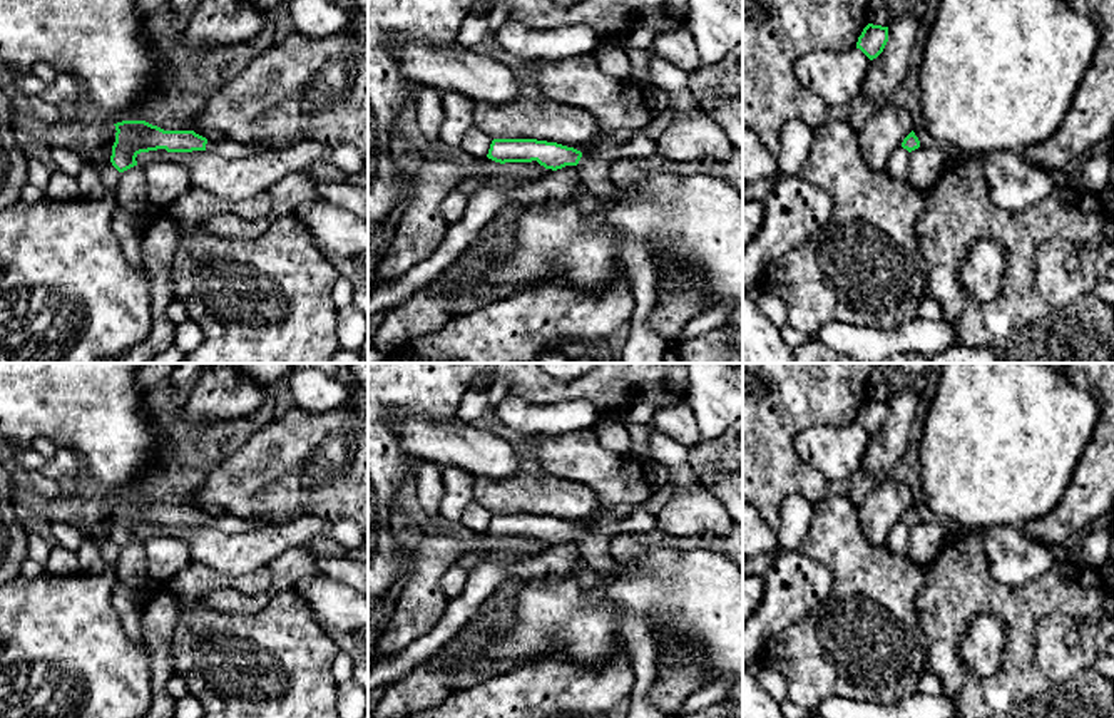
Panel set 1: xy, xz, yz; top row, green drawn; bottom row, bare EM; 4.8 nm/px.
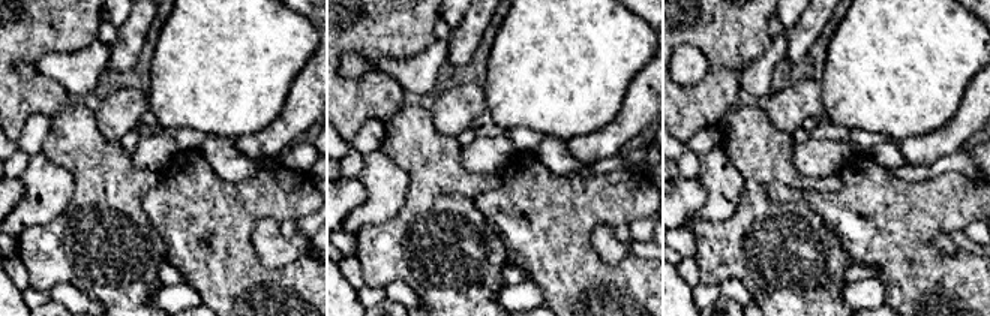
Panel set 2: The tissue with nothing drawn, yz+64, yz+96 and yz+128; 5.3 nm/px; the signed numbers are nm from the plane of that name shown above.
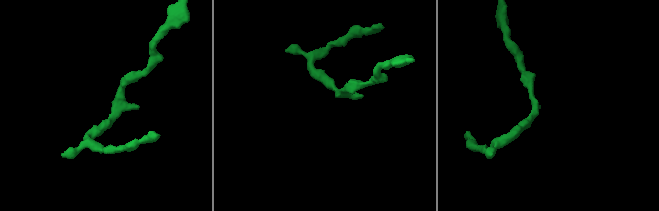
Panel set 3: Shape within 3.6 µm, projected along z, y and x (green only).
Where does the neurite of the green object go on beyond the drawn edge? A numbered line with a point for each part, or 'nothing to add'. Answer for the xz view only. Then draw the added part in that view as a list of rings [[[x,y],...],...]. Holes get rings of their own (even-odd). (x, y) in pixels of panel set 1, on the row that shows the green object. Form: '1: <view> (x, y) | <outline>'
1: xz (594, 169) | [[[646,129],[636,131],[631,141],[624,142],[617,149],[609,149],[599,154],[582,152],[579,161],[580,181],[585,184],[587,191],[599,201],[621,199],[621,189],[612,182],[609,174],[609,166],[616,159],[637,159],[656,156],[657,141],[646,134]]]

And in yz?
nothing to add

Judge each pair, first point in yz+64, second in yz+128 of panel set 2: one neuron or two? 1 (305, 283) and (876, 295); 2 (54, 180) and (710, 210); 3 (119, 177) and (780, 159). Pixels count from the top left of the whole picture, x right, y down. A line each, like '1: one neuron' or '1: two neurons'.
1: two neurons
2: one neuron
3: one neuron

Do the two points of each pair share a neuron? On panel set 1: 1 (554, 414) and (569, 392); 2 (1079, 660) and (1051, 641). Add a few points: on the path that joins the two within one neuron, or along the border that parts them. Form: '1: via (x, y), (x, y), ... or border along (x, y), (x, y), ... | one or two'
1: border along (524, 399), (534, 404), (591, 400), (601, 412) | two
2: via (1073, 660), (1057, 648) | one

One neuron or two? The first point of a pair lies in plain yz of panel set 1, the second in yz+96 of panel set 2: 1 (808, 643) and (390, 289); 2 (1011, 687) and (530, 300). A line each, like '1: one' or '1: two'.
1: two
2: two

